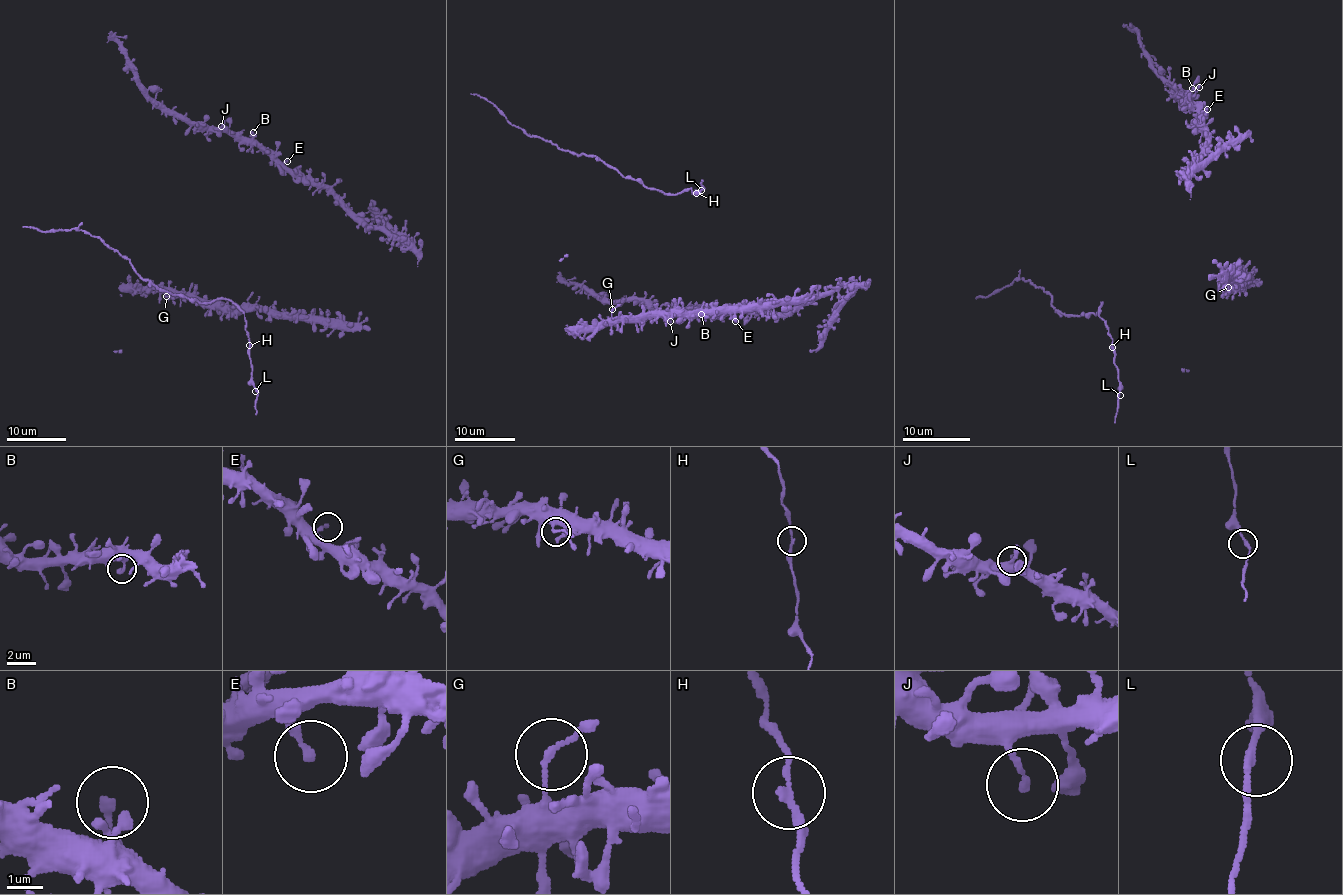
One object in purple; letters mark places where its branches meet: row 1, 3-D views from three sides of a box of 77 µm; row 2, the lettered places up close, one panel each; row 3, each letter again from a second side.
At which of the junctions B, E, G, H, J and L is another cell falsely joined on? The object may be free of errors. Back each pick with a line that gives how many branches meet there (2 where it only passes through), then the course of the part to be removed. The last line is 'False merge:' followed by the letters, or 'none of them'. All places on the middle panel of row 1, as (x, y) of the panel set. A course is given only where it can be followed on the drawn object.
False merge: none of them

